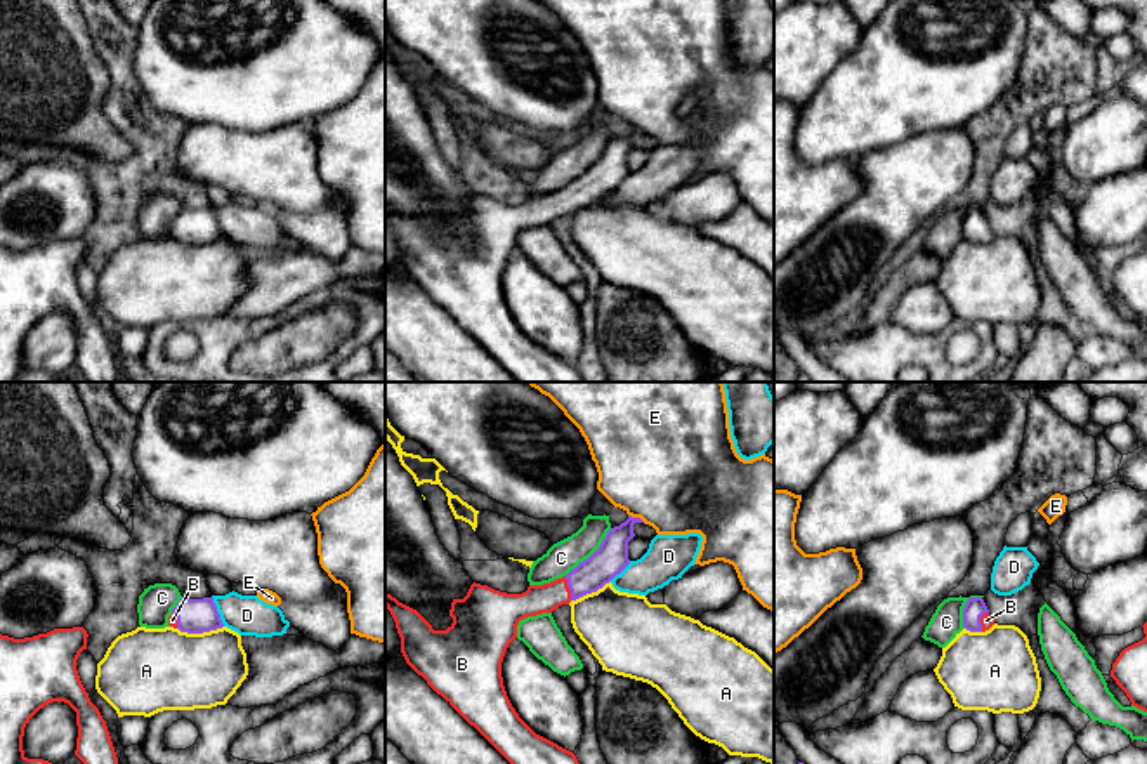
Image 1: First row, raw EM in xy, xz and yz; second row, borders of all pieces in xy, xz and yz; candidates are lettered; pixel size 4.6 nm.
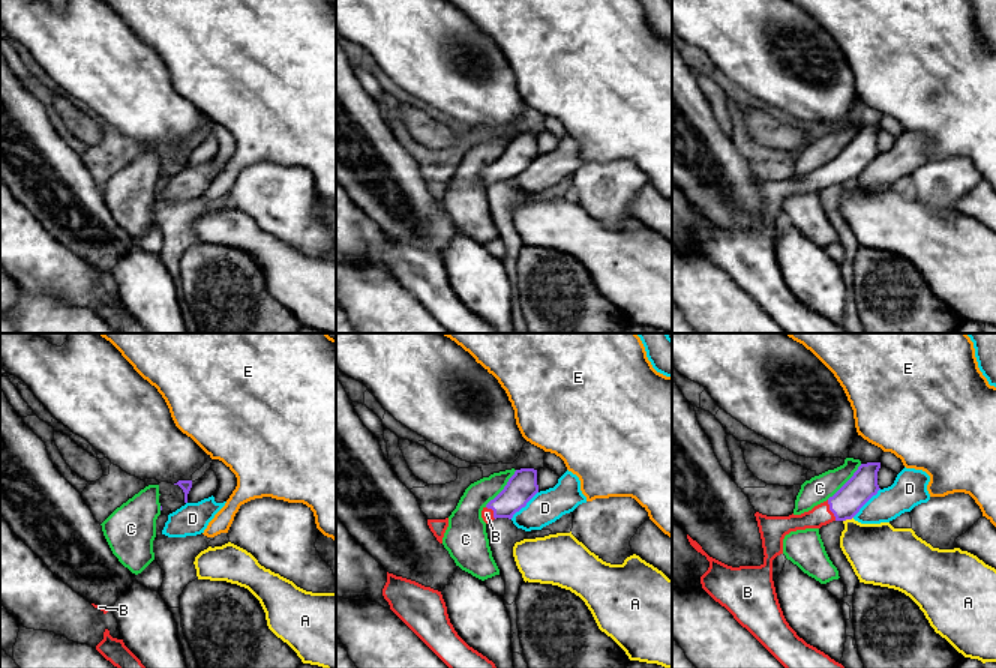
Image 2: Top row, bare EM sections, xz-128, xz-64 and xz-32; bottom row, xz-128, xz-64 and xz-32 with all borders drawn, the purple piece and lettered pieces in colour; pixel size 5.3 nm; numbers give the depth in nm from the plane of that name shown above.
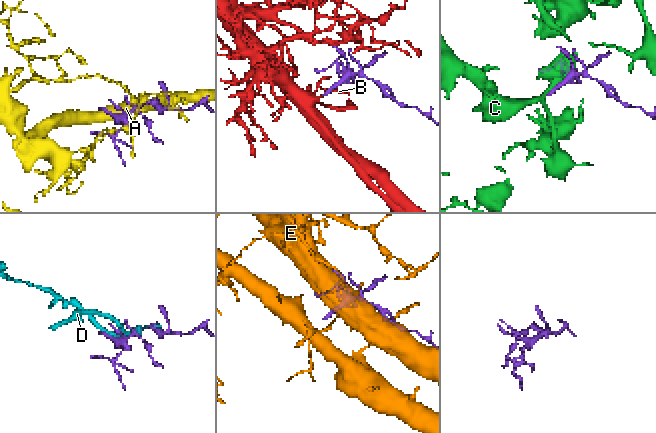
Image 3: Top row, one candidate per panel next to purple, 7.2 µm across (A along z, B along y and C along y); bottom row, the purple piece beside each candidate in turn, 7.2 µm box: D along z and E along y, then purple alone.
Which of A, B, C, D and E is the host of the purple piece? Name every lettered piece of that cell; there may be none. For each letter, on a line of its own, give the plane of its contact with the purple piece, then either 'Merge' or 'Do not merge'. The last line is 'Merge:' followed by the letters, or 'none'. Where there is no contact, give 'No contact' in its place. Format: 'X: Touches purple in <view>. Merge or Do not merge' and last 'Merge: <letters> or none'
A: Touches purple in xy. Do not merge
B: Touches purple in xz. Merge
C: Touches purple in xz. Do not merge
D: Touches purple in xy. Do not merge
E: Touches purple in xz. Do not merge
Merge: B

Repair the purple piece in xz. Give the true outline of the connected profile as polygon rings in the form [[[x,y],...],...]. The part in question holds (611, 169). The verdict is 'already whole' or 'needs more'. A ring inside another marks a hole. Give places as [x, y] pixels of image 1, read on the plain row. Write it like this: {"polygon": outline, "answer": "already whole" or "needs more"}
{"polygon": [[[632,128],[607,142],[600,158],[566,188],[543,196],[529,196],[522,205],[507,205],[488,196],[472,194],[463,210],[453,210],[449,227],[453,234],[446,241],[434,241],[432,236],[413,219],[399,214],[385,203],[385,219],[390,222],[401,248],[401,264],[406,274],[422,286],[427,295],[441,306],[470,337],[474,337],[517,382],[583,382],[576,366],[557,354],[536,346],[512,318],[501,288],[501,273],[508,255],[517,248],[517,236],[528,227],[552,224],[587,205],[597,203],[619,186],[628,175],[628,153],[635,148],[633,135],[644,134]]], "answer": "needs more"}

